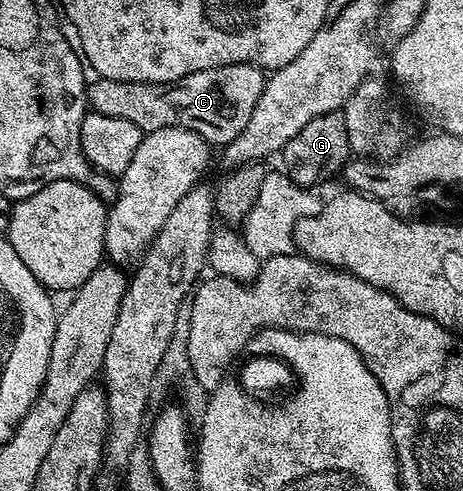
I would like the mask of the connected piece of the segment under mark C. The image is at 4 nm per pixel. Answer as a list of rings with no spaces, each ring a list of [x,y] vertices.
[[[252,64],[198,70],[173,84],[96,78],[86,88],[87,107],[98,114],[110,114],[110,118],[126,118],[126,122],[134,122],[145,134],[163,128],[185,128],[201,136],[210,146],[223,146],[234,142],[246,122],[250,122],[250,114],[254,114],[254,106],[258,106],[258,98],[262,98],[265,79],[265,69]]]

